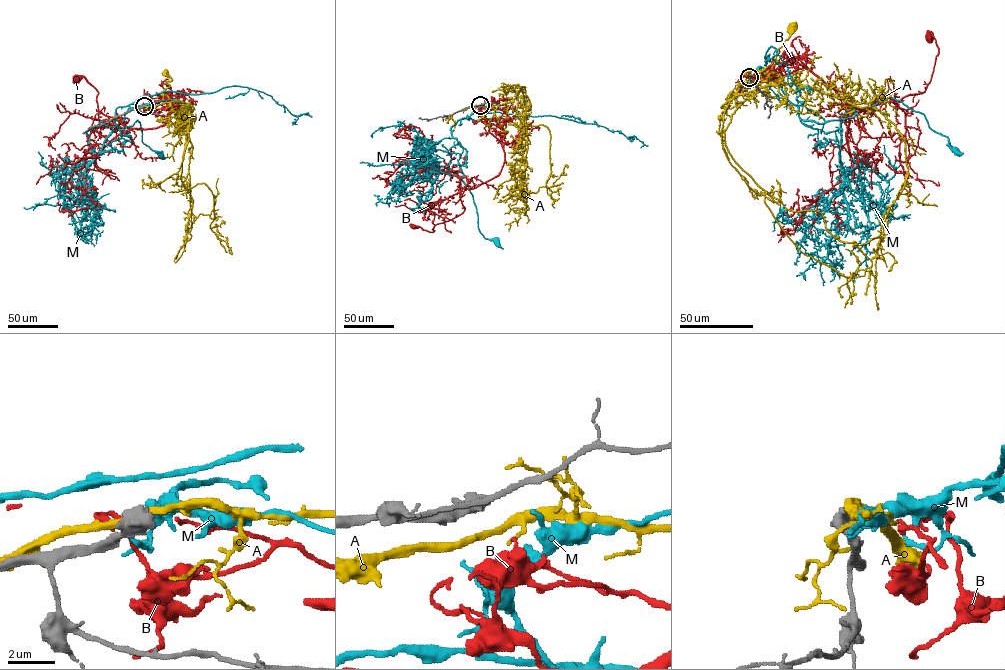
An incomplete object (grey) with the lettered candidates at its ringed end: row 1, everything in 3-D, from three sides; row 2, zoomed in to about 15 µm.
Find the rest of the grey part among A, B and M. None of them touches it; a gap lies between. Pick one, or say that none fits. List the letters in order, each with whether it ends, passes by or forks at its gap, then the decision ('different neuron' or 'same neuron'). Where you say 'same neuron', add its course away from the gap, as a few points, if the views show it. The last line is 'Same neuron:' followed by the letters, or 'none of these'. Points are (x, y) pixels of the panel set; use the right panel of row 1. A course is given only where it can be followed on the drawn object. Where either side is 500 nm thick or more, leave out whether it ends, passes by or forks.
A: different neuron
B: different neuron
M: different neuron
Same neuron: none of these

